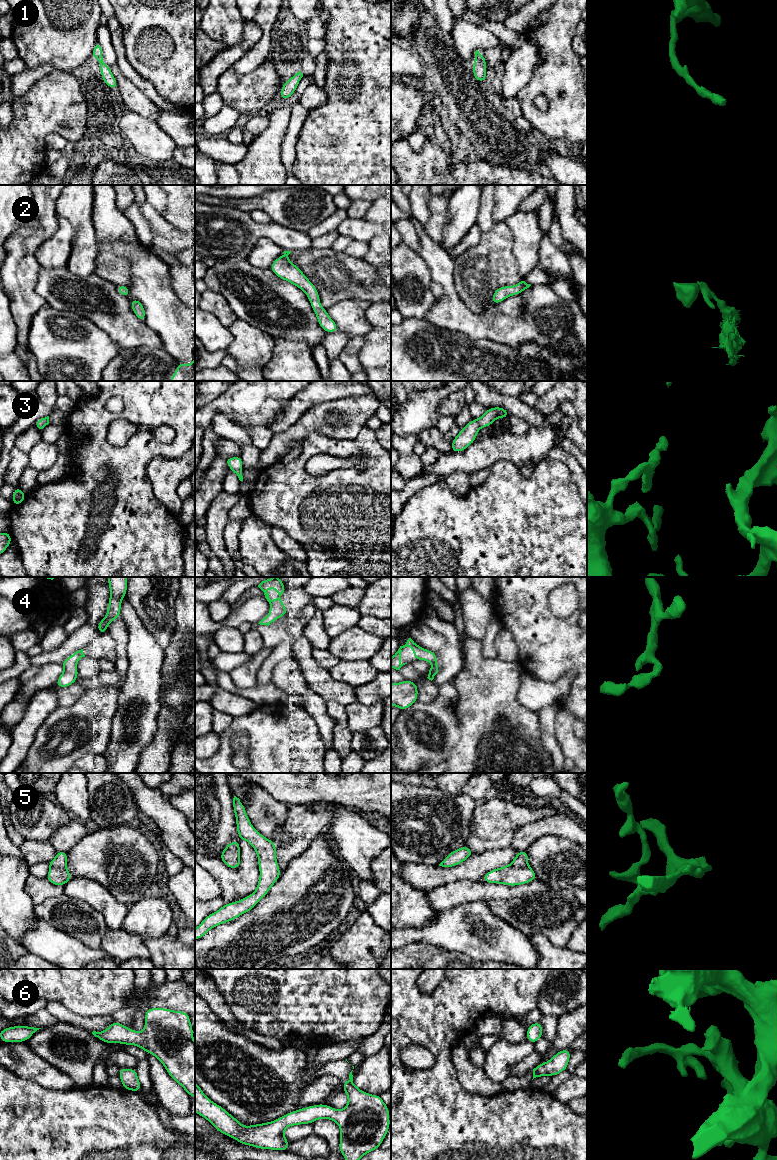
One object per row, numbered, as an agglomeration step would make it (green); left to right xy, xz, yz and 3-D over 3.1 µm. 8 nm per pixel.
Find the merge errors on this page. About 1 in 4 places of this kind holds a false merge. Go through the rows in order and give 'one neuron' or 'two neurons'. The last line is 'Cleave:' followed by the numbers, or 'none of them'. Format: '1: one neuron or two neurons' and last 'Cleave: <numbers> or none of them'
1: one neuron
2: one neuron
3: one neuron
4: one neuron
5: one neuron
6: one neuron
Cleave: none of them

